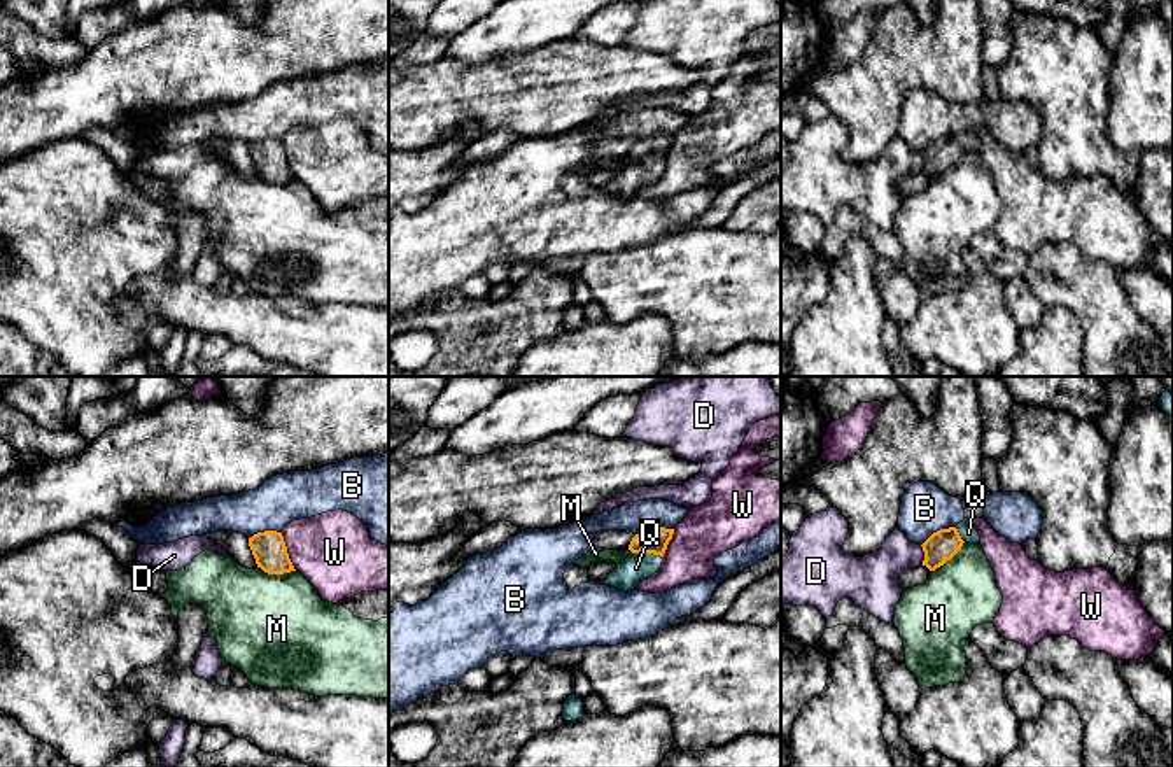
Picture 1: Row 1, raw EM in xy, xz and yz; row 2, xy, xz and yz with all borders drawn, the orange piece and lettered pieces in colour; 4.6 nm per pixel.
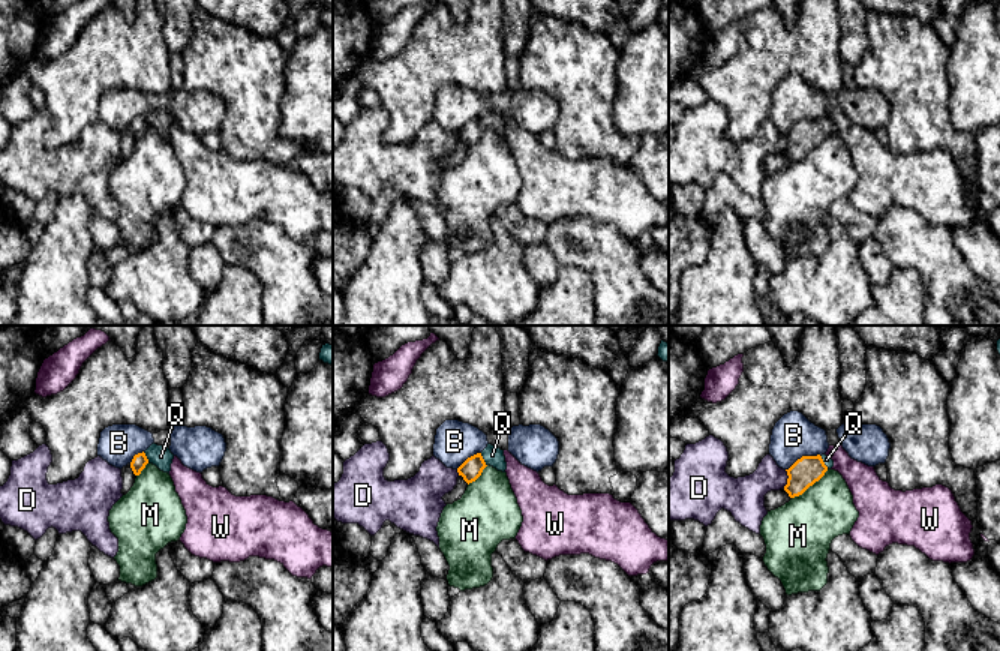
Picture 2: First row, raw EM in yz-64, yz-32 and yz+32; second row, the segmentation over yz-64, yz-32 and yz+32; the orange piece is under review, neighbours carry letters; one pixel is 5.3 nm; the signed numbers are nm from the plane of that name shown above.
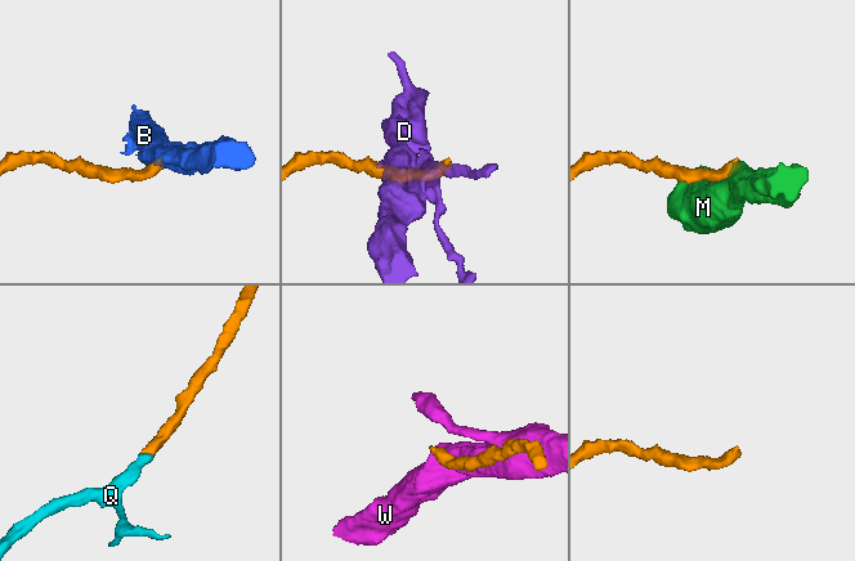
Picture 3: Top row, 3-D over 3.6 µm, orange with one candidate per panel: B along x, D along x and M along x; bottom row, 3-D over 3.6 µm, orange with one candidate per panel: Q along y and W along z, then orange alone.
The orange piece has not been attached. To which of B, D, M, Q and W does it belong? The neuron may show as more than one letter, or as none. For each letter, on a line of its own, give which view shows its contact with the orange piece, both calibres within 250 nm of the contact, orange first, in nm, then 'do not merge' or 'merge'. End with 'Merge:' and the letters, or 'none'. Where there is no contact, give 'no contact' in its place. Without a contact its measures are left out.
B: contact in xz; calibres 120 and 150 nm; do not merge
D: contact in yz; calibres 140 and 220 nm; do not merge
M: contact in xy; calibres 160 and 500 nm; do not merge
Q: contact in xz; calibres 120 and 130 nm; merge
W: contact in xy; calibres 160 and 360 nm; do not merge
Merge: Q

